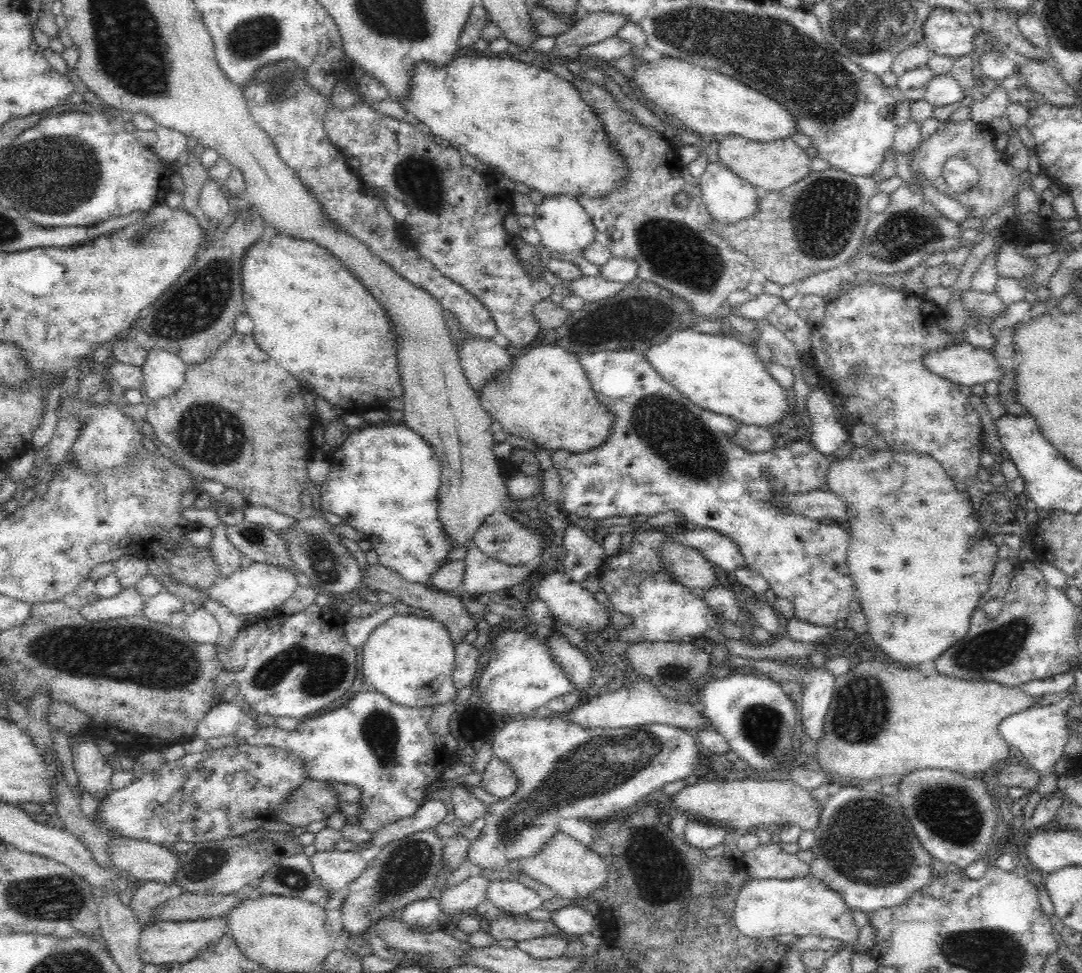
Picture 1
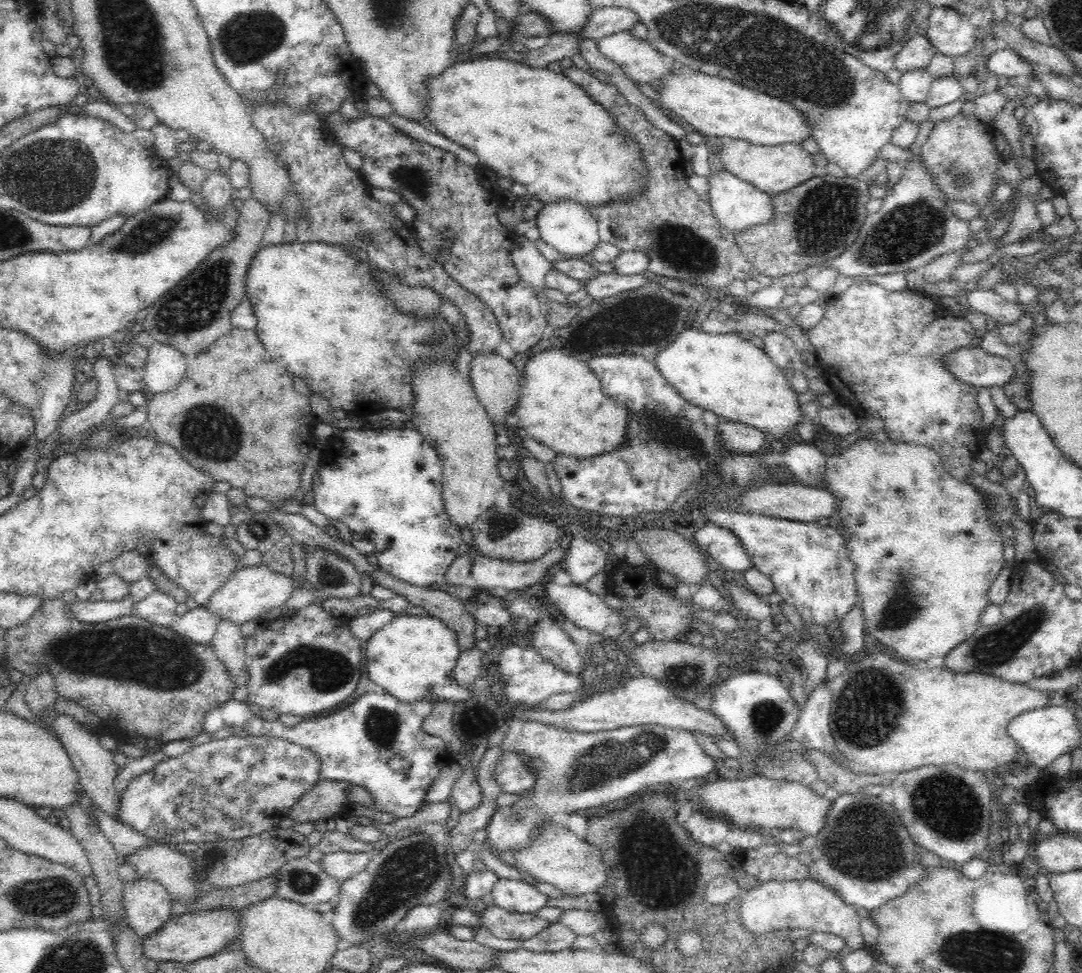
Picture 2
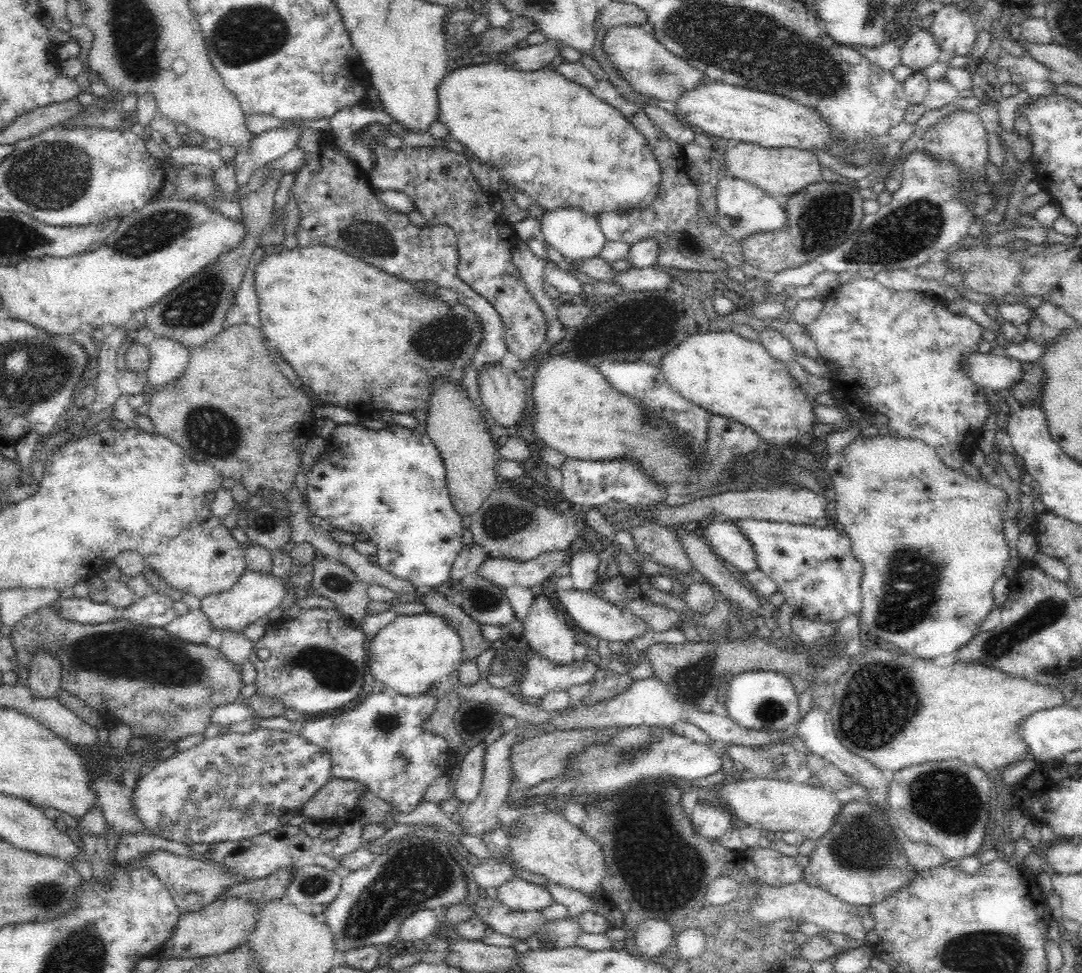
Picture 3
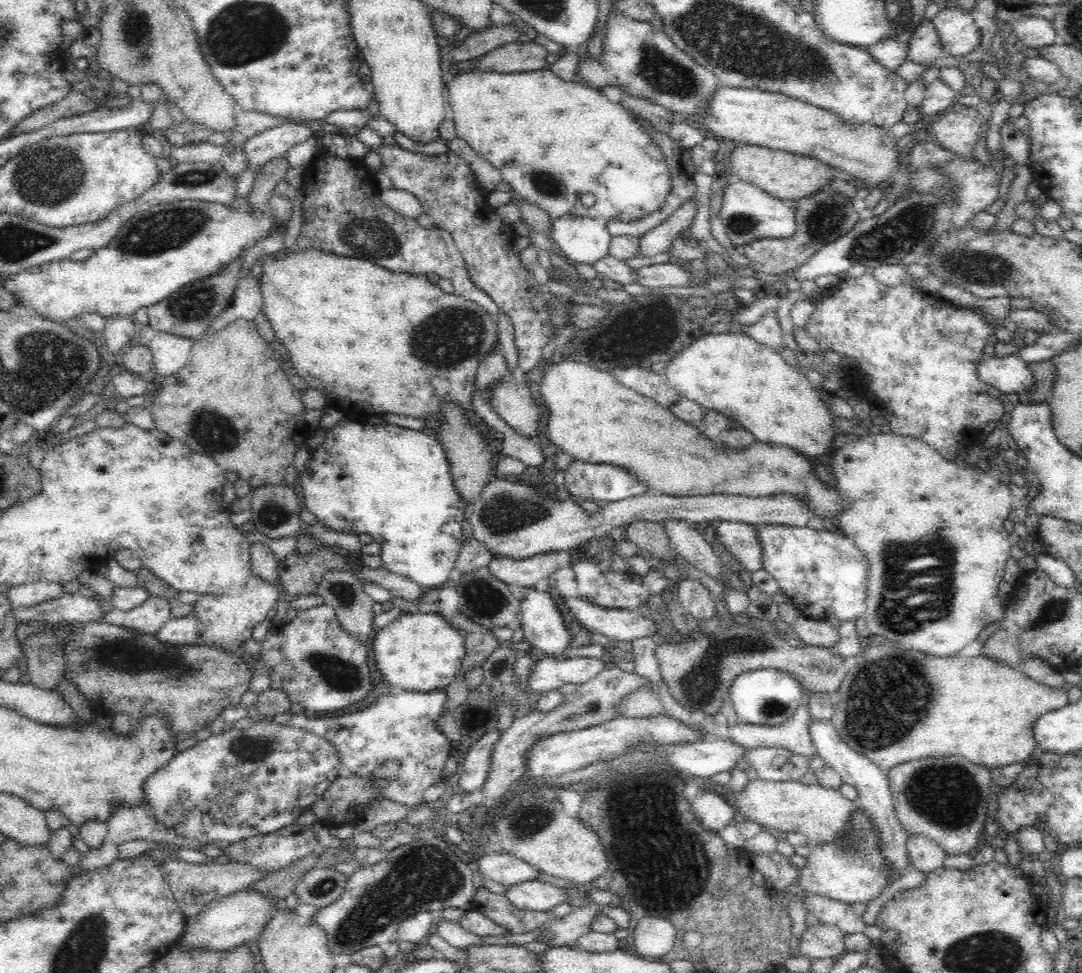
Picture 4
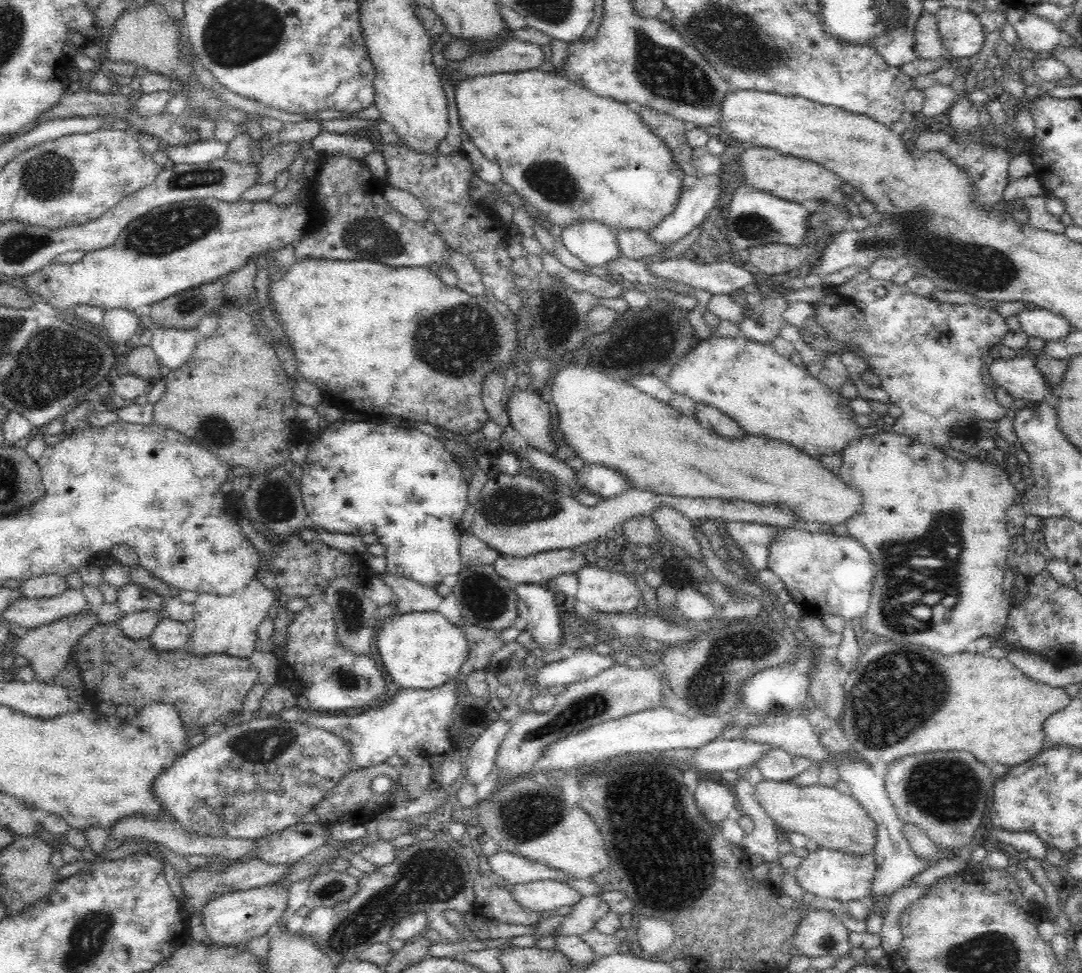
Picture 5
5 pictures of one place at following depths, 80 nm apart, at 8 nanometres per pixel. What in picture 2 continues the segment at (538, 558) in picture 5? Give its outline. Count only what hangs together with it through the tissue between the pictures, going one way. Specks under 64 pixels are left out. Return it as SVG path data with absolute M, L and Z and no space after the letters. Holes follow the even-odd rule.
M466 527L462 529L460 534L462 535L462 542L465 542L469 547L468 554L470 554L470 557L472 557L472 568L470 568L470 575L475 582L475 586L473 587L474 591L500 587L507 591L522 592L520 588L536 584L536 582L538 582L538 580L544 576L544 572L546 572L548 568L552 568L552 566L554 566L558 560L562 560L564 552L566 552L566 550L562 549L562 547L555 546L550 548L549 551L538 560L515 563L512 561L498 560L484 556L474 544L473 534L471 533L470 528Z

